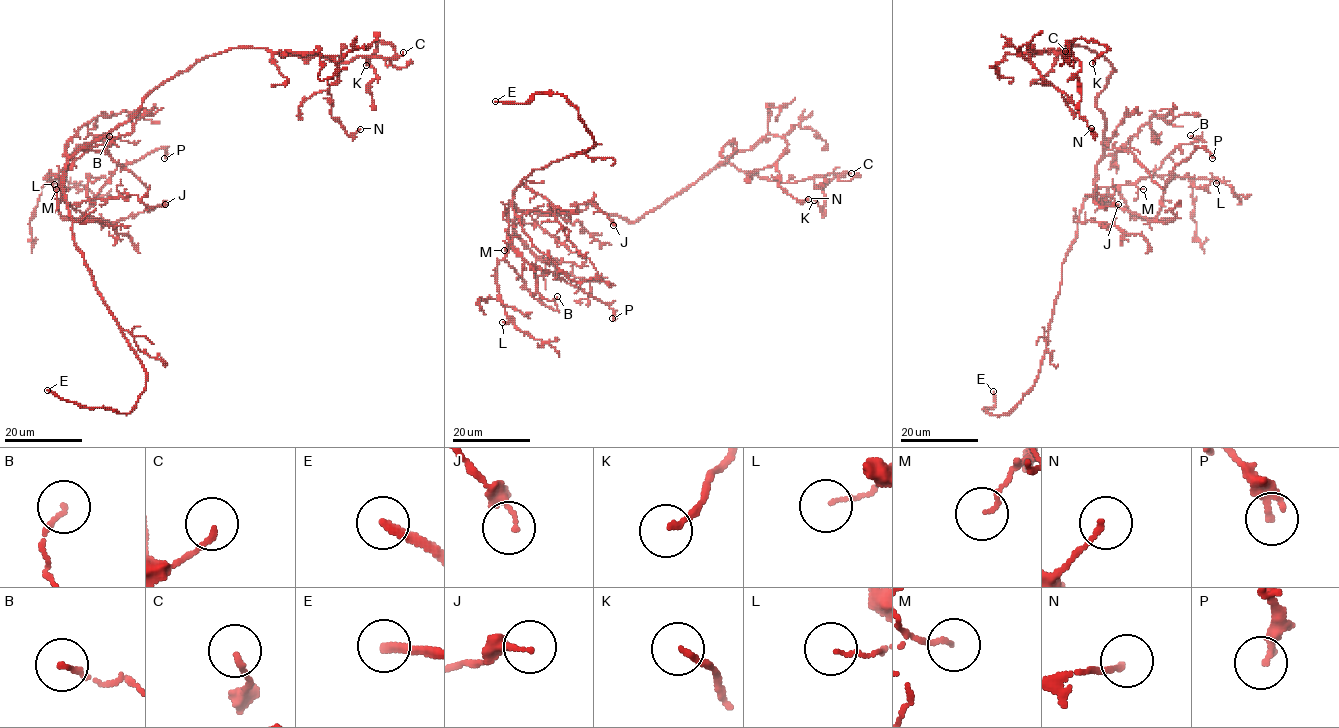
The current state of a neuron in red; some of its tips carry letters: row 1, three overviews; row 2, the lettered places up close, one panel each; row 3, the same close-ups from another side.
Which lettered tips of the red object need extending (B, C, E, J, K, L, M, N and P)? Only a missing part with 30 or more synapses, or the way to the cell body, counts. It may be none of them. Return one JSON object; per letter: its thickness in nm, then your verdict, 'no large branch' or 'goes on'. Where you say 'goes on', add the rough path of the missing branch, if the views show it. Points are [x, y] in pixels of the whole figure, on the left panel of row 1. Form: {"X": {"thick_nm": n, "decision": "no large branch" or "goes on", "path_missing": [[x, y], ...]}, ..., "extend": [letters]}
{"B": {"thick_nm": 130, "decision": "no large branch"}, "C": {"thick_nm": 140, "decision": "no large branch"}, "E": {"thick_nm": 280, "decision": "goes on"}, "J": {"thick_nm": 120, "decision": "no large branch"}, "K": {"thick_nm": 170, "decision": "no large branch"}, "L": {"thick_nm": 80, "decision": "no large branch"}, "M": {"thick_nm": 100, "decision": "no large branch"}, "N": {"thick_nm": 120, "decision": "no large branch"}, "P": {"thick_nm": 280, "decision": "no large branch"}, "extend": ["E"]}

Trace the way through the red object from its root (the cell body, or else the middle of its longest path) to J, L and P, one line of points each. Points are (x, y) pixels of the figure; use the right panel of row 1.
J: (1104, 136), (1104, 155), (1097, 163), (1093, 195), (1109, 204), (1099, 194), (1094, 201), (1102, 208), (1118, 204)
L: (1104, 136), (1104, 155), (1096, 169), (1097, 186), (1134, 184), (1153, 174), (1214, 178), (1216, 183)
P: (1104, 136), (1095, 184), (1114, 186), (1142, 218), (1158, 215), (1177, 165), (1202, 147), (1212, 158)

